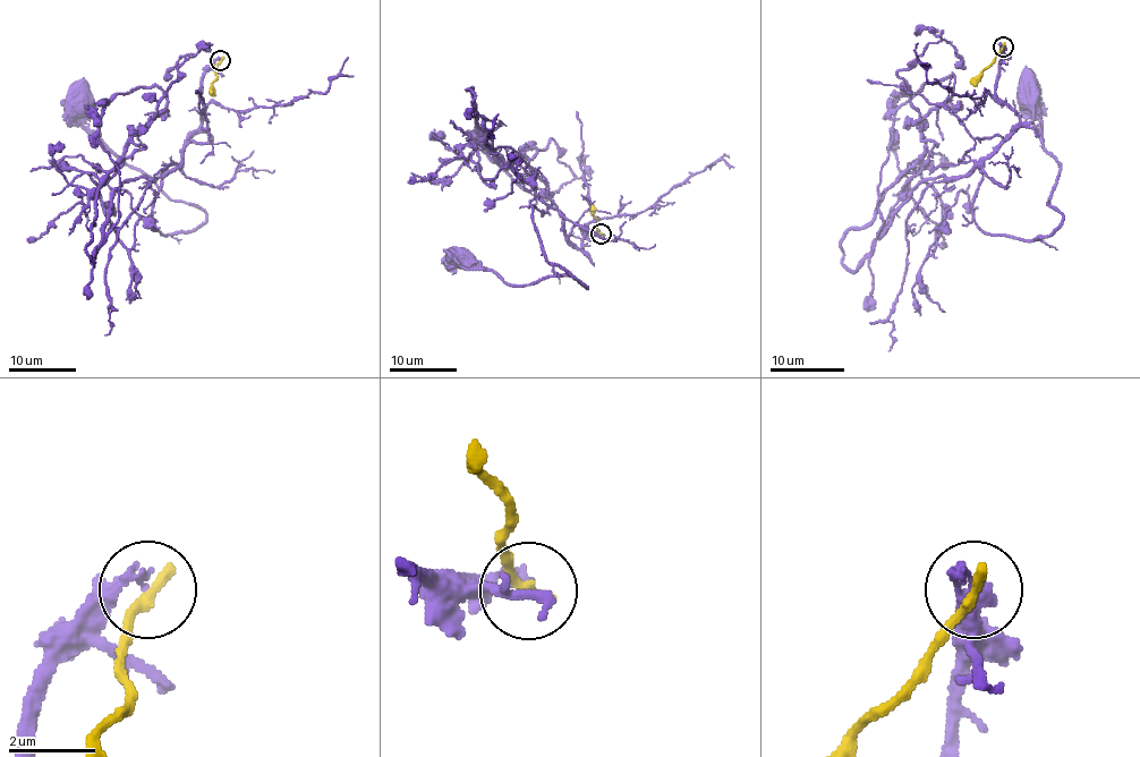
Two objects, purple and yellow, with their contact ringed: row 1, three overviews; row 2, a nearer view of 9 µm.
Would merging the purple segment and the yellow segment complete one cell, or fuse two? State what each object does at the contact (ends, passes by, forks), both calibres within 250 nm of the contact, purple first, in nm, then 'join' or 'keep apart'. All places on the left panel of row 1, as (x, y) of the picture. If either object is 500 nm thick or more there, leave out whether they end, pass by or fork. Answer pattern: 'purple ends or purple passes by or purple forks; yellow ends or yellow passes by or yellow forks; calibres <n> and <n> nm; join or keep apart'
purple ends; yellow ends; calibres 100 and 300 nm; keep apart

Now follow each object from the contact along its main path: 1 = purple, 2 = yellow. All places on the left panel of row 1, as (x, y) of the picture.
1: (220, 60), (151, 218), (161, 235), (190, 232), (205, 213), (126, 164), (83, 99)
2: (220, 60), (210, 95)

